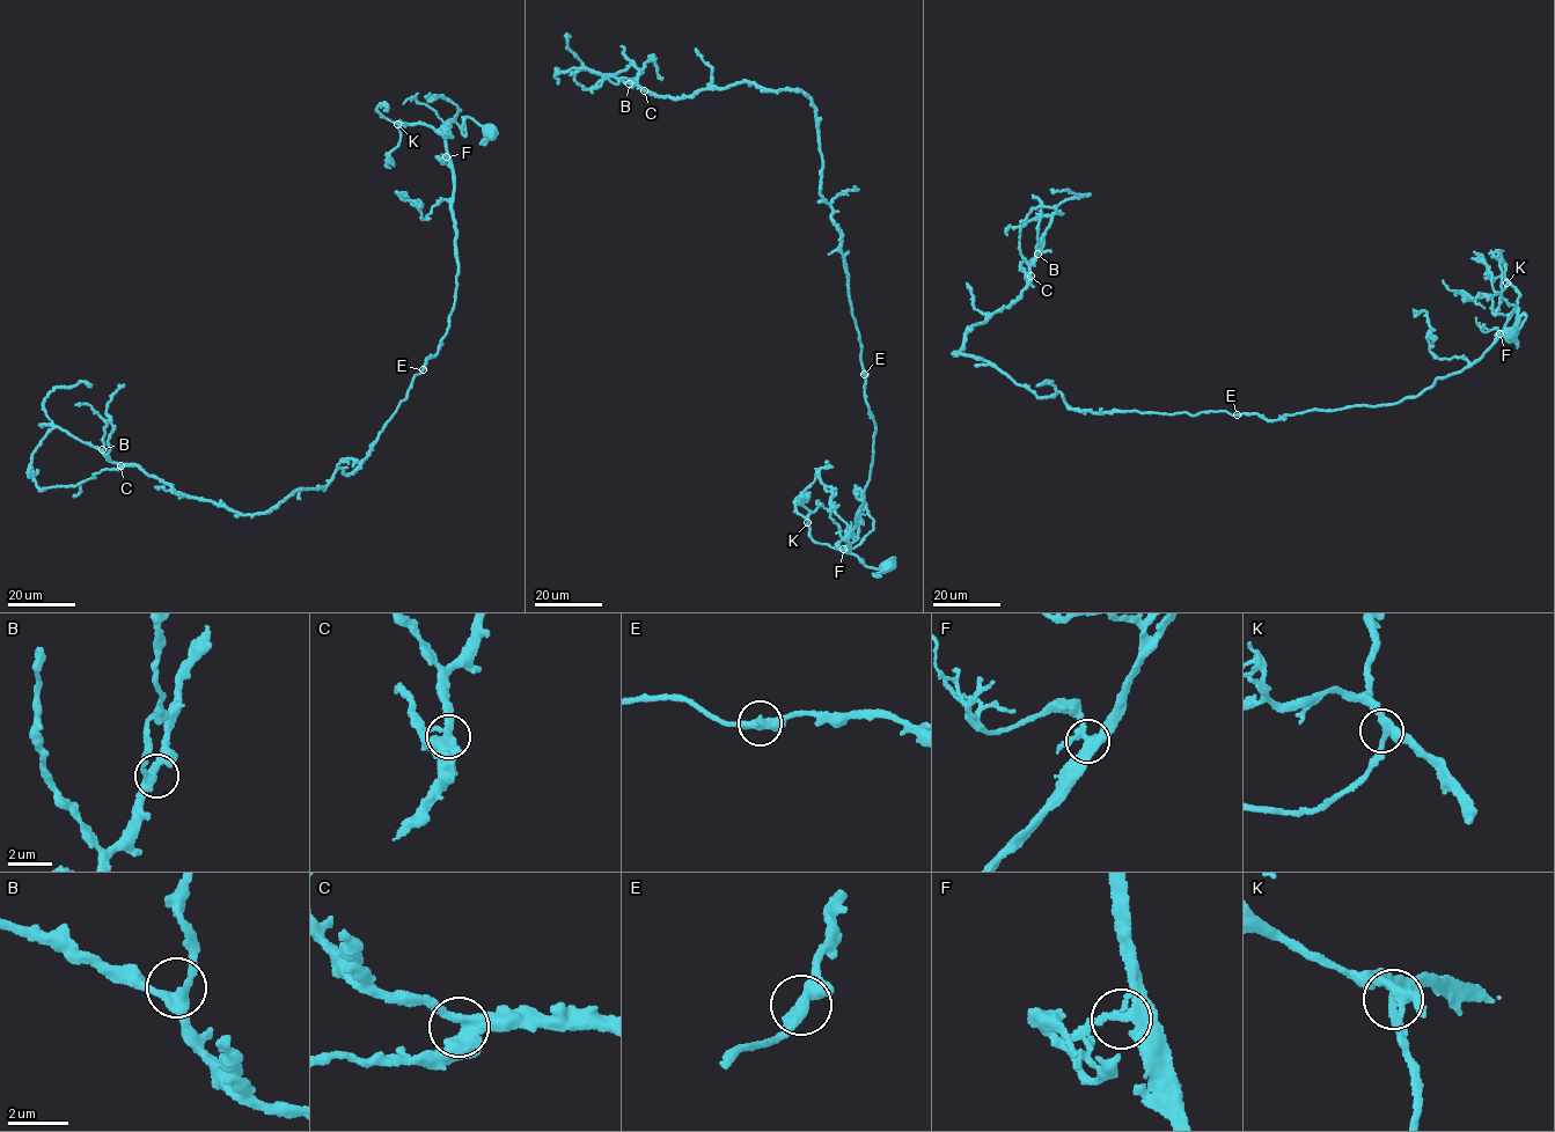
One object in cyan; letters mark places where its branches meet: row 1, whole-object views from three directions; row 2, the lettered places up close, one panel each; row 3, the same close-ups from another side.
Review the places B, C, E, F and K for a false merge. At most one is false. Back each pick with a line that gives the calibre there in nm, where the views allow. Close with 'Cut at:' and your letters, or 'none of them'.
Cut at: none of them

